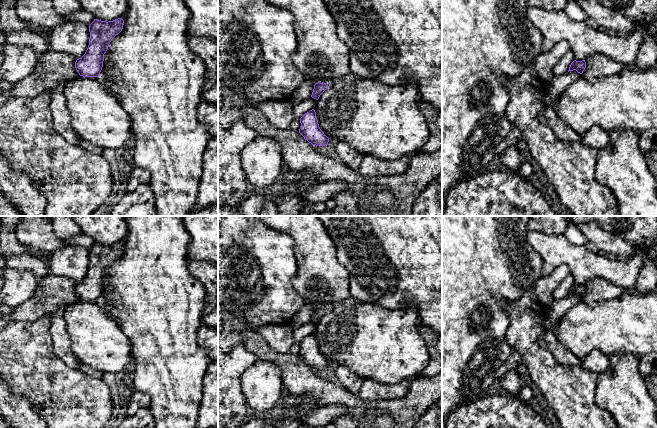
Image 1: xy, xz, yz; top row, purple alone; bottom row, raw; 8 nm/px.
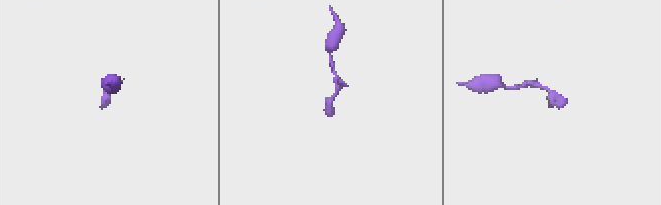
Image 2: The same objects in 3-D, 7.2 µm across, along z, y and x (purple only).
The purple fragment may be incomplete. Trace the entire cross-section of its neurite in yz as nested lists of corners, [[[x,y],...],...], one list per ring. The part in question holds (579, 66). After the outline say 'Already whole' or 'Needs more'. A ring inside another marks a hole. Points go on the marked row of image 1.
[[[574,60],[570,65],[568,72],[576,70],[578,73],[582,74],[585,68],[586,68],[585,60],[582,60],[582,61]]]. Already whole

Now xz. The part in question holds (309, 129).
[[[314,109],[305,113],[300,118],[300,123],[299,133],[305,140],[316,146],[325,146],[328,144],[329,138],[320,129]]]. Already whole

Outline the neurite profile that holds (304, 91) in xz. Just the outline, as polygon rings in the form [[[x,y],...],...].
[[[305,80],[301,83],[295,91],[291,94],[289,102],[293,106],[298,106],[301,102],[310,98],[314,89],[314,85],[318,83],[317,81]]]

